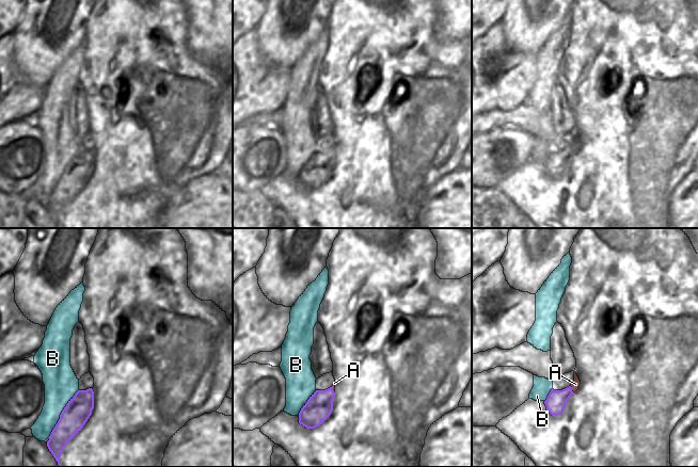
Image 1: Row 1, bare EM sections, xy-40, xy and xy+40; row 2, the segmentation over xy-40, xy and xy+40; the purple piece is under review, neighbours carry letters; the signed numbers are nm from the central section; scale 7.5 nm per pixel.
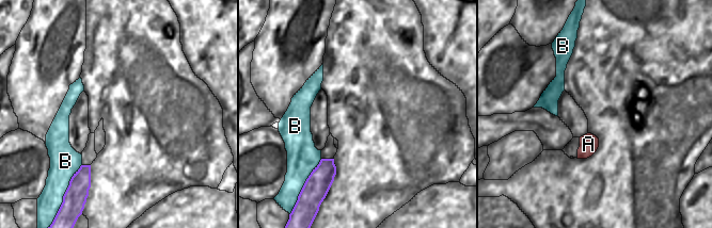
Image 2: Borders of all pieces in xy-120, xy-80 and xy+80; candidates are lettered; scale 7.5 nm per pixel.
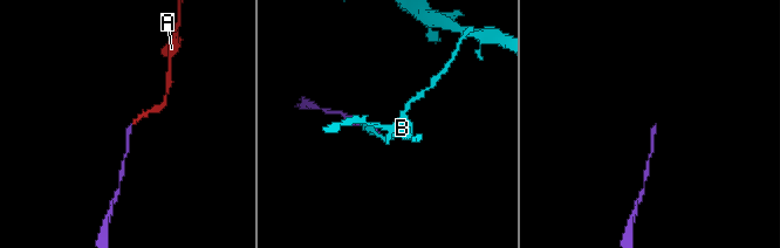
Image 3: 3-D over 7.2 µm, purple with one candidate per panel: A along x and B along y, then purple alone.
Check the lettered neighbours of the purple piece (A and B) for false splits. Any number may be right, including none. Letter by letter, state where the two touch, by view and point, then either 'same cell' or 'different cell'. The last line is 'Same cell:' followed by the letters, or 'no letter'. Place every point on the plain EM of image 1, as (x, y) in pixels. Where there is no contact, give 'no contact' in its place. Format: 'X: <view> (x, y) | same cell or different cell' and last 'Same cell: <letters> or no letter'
A: xy+40 (571, 150) | same cell
B: xy-40 (61, 175) | different cell
Same cell: A

